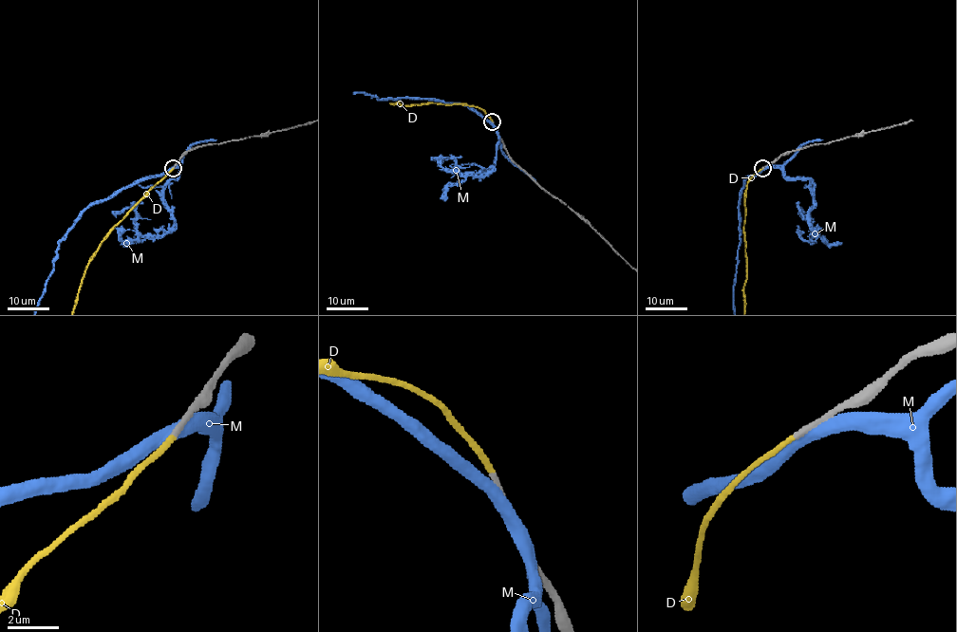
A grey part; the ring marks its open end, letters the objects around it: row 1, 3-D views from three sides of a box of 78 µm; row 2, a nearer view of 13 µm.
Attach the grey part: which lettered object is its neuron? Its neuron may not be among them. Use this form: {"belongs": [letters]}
{"belongs": ["D"]}

